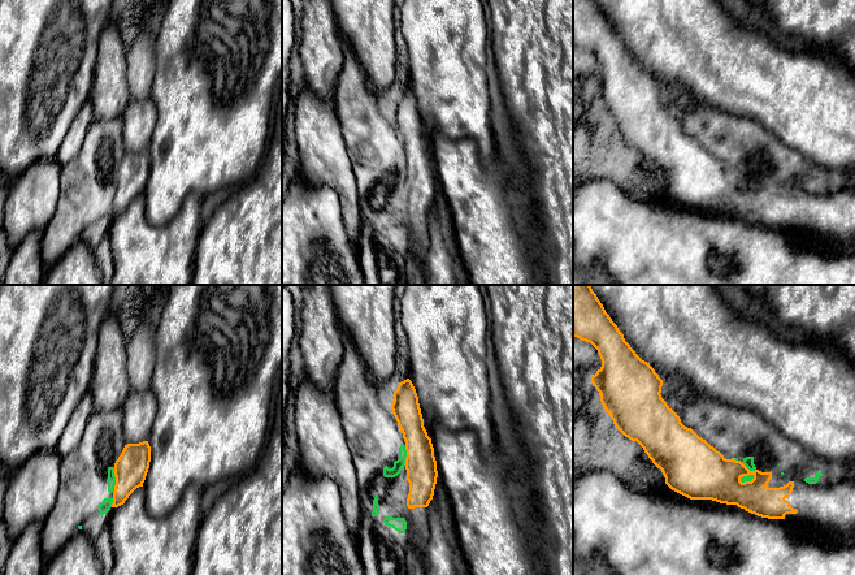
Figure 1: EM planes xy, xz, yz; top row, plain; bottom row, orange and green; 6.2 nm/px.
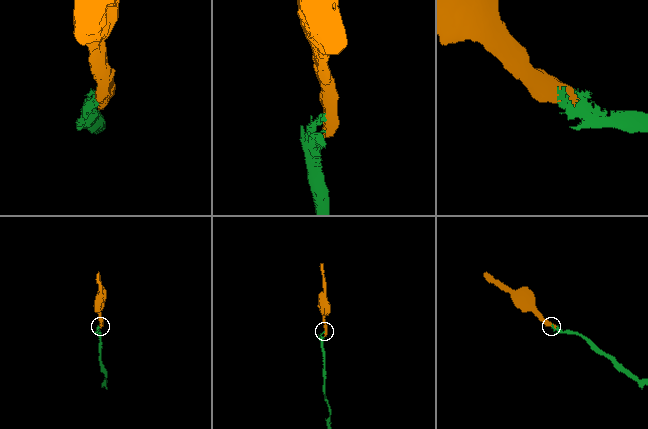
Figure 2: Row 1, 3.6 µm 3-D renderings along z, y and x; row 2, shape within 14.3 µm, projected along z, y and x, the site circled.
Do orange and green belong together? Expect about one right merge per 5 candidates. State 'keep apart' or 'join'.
keep apart

